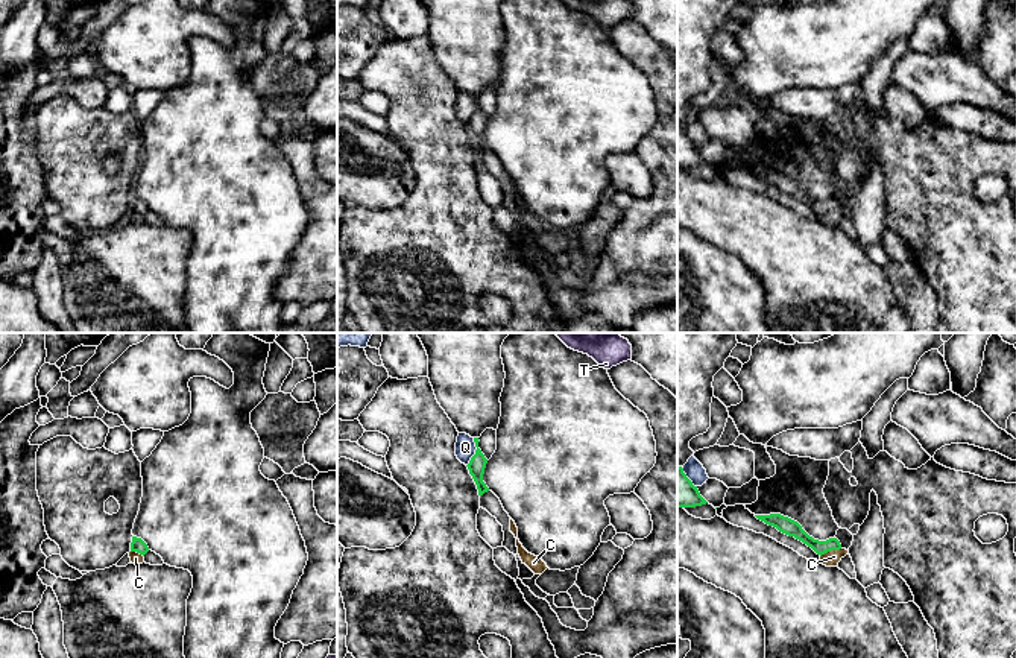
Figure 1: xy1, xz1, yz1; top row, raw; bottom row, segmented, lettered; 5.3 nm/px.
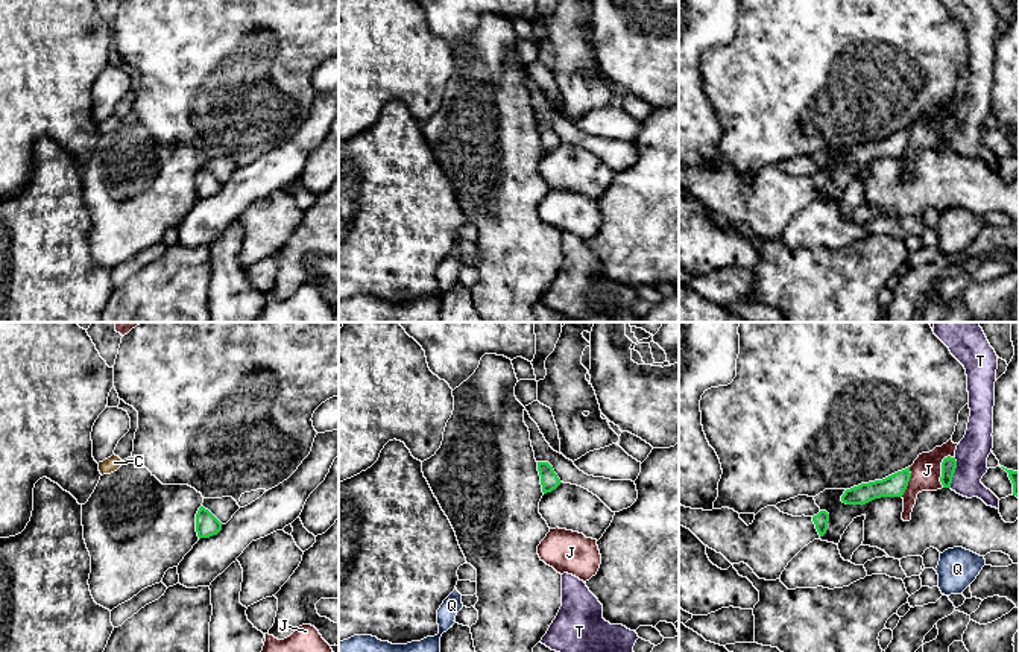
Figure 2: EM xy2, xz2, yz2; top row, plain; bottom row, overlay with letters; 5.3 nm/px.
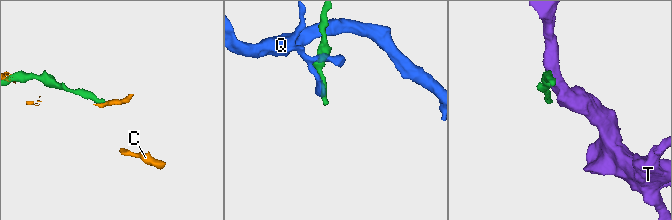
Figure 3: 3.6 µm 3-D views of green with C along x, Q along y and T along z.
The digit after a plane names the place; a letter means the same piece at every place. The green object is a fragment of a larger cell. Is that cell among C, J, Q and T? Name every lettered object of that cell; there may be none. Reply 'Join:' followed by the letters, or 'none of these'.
Join: none of these

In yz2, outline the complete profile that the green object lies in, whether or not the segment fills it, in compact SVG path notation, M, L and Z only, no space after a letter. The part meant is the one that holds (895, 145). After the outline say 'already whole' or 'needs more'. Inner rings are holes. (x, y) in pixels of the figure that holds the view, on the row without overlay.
M908 126L882 140L861 143L858 146L846 149L841 155L841 161L846 164L866 164L881 157L902 157L908 146L910 137L911 132Z; already whole

